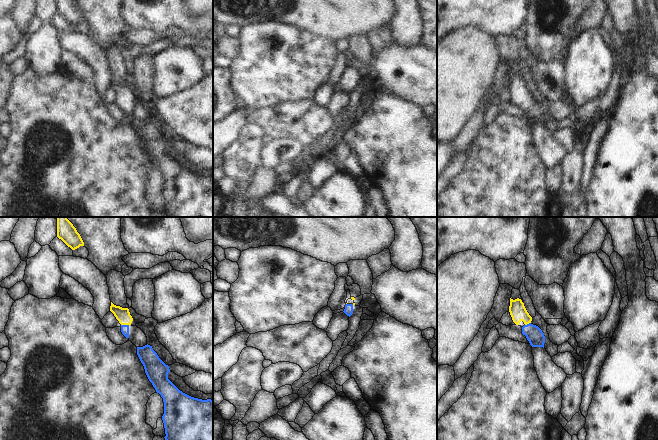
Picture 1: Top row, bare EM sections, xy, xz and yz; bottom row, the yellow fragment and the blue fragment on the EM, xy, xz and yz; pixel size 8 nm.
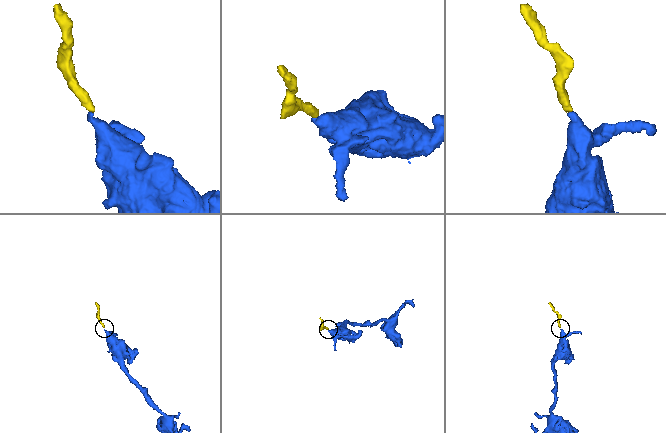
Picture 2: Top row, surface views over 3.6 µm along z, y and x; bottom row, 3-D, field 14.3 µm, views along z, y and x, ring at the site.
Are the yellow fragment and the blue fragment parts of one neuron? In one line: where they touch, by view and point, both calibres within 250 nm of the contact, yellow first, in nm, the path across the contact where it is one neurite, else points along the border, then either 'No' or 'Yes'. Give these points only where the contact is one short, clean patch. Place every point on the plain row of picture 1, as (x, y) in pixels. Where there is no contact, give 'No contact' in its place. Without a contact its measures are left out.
Touches yellow at xy (125, 100). Thickness 110 nm (yellow) against 60 nm. Path across: xy (122, 91), (125, 95), (125, 100), (124, 104). Yes.

